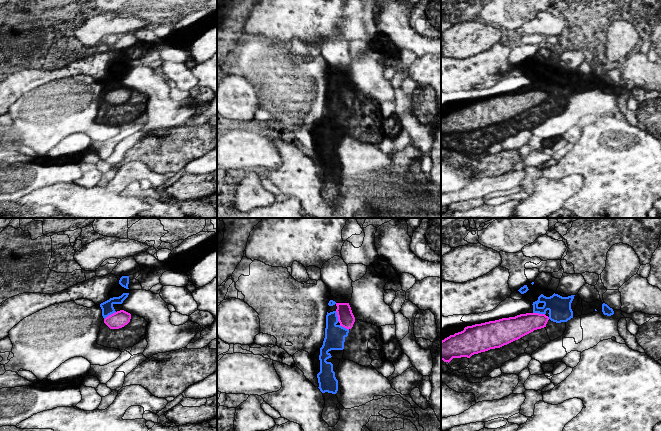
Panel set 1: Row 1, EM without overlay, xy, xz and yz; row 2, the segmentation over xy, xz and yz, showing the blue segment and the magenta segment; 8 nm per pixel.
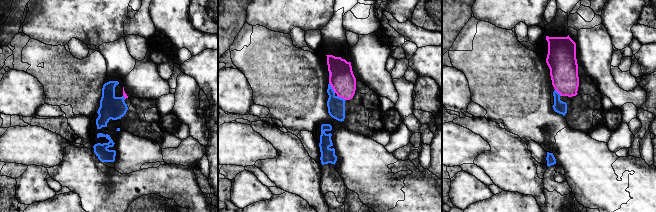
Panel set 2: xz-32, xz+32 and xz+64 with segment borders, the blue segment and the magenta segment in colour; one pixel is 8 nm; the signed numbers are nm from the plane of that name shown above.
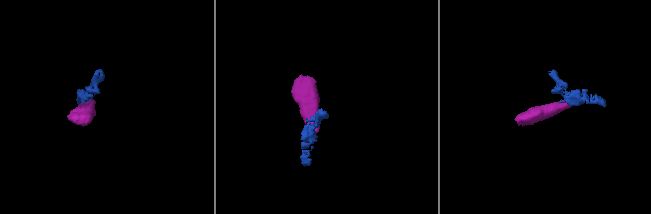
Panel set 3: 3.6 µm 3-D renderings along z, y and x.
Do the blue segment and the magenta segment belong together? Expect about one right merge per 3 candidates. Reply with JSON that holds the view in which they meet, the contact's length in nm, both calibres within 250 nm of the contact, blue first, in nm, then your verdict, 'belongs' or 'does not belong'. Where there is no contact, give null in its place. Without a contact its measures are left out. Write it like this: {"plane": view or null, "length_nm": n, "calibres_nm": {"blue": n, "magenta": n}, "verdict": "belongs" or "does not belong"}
{"plane": "xy", "length_nm": 120, "calibres_nm": {"blue": 100, "magenta": 140}, "verdict": "does not belong"}

